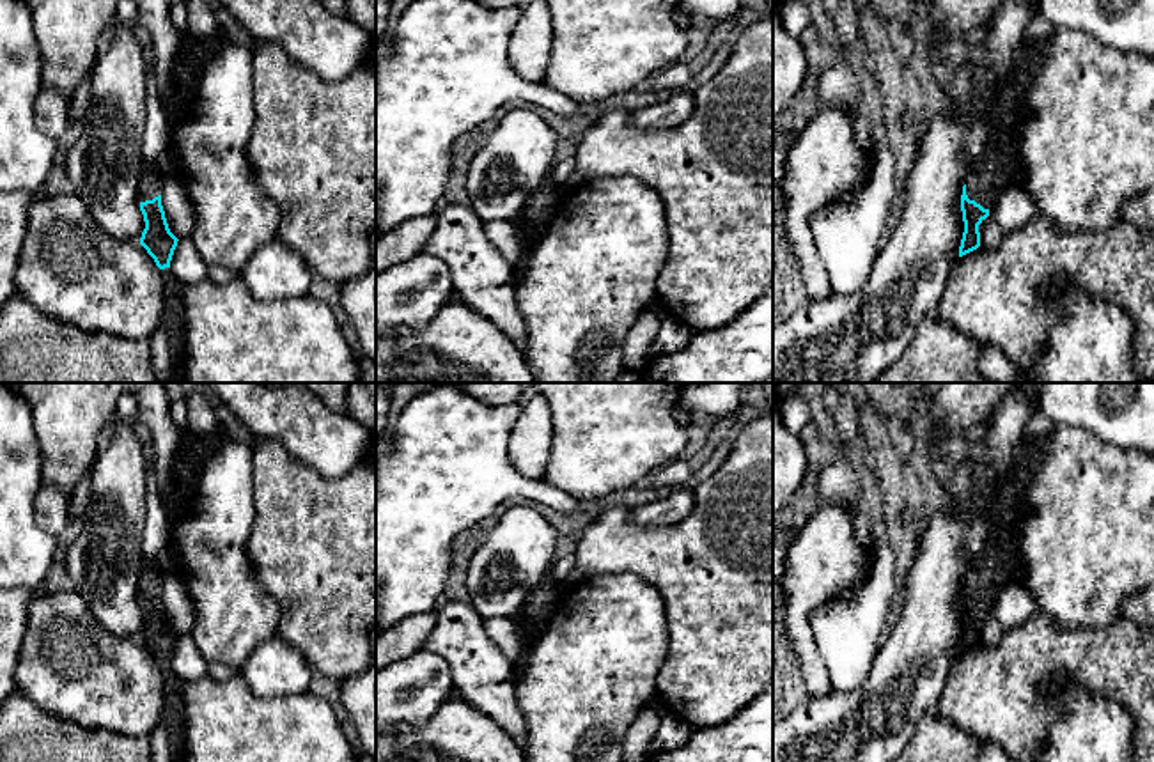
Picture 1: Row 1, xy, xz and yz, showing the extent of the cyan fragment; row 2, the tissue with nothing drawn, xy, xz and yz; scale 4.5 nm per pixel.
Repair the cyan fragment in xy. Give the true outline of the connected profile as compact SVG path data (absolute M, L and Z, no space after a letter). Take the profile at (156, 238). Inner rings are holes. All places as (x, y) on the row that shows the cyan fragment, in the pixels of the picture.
M144 161L138 183L138 202L144 214L145 229L140 245L154 259L160 269L170 268L177 237L170 232L165 211L161 206L163 174L158 167Z

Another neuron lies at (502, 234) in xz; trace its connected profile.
M487 220L484 232L491 246L512 266L523 264L528 248L521 243L516 222Z

